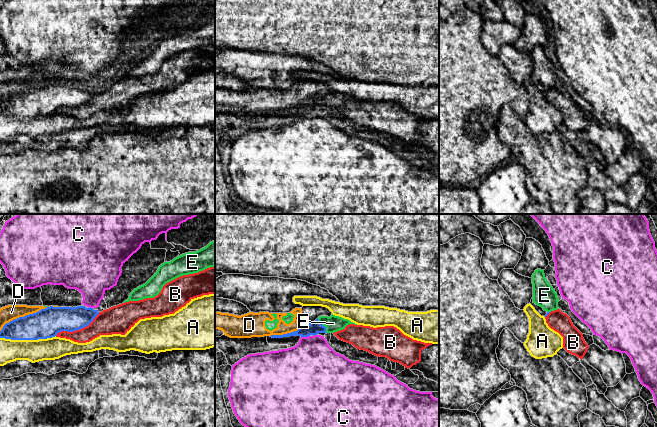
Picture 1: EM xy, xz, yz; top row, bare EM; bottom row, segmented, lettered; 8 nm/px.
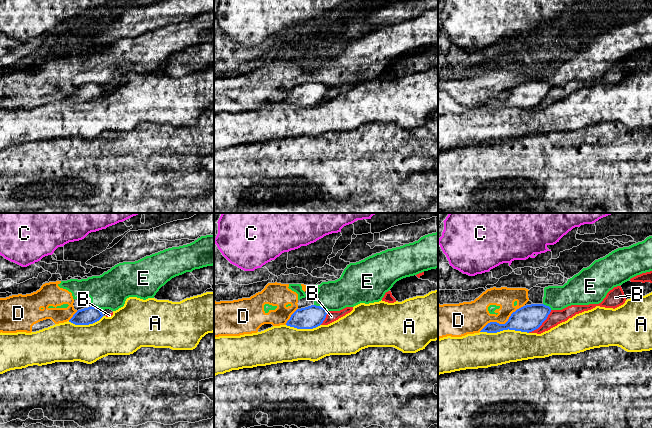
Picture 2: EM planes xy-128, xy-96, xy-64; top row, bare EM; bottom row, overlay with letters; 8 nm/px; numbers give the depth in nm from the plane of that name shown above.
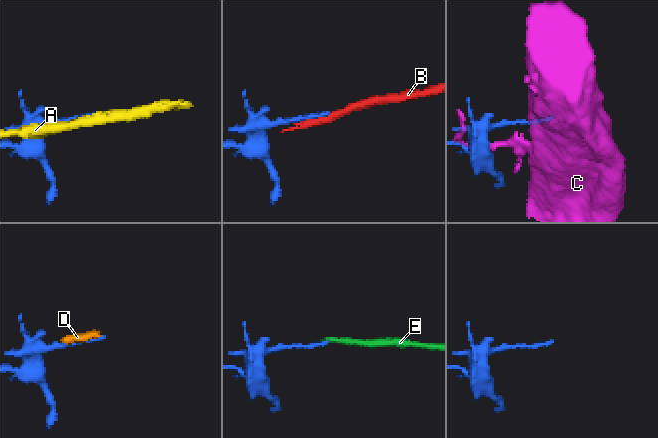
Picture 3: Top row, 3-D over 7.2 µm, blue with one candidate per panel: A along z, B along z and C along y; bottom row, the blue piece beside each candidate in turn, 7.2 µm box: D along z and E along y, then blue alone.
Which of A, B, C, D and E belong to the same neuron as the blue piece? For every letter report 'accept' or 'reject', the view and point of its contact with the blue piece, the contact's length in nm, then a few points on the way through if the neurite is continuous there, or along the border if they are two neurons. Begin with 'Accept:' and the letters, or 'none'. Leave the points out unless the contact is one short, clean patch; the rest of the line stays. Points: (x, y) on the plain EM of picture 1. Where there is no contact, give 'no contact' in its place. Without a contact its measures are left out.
Accept: none
A: reject | xy (27, 115) | 440 nm
B: reject | xy (77, 105) | 400 nm
C: reject | xz (305, 112) | 70 nm
D: reject | xy (22, 93) | 440 nm
E: reject | xz (322, 101) | 140 nm | along xz (317, 94), (325, 103), (326, 108)

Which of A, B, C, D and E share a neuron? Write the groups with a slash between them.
A / B / C / D E

